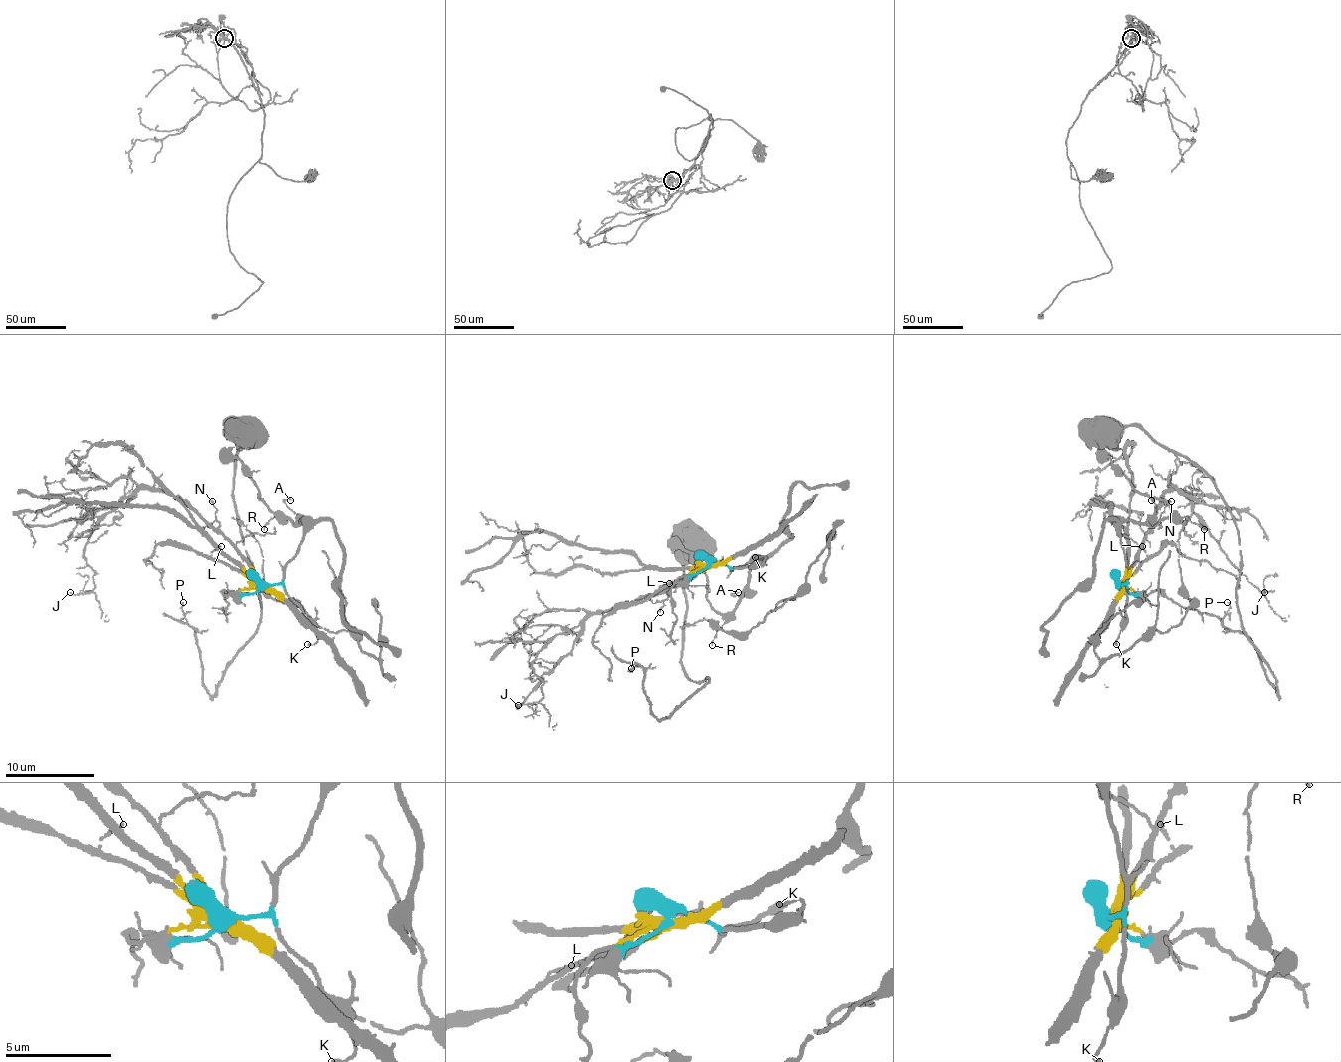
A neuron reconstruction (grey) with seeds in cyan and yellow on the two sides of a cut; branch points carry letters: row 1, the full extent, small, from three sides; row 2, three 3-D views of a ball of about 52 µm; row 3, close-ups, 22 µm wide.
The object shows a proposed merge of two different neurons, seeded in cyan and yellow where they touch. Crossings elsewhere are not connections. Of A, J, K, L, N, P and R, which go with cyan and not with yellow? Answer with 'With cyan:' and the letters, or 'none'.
With cyan: A, K, P, R

